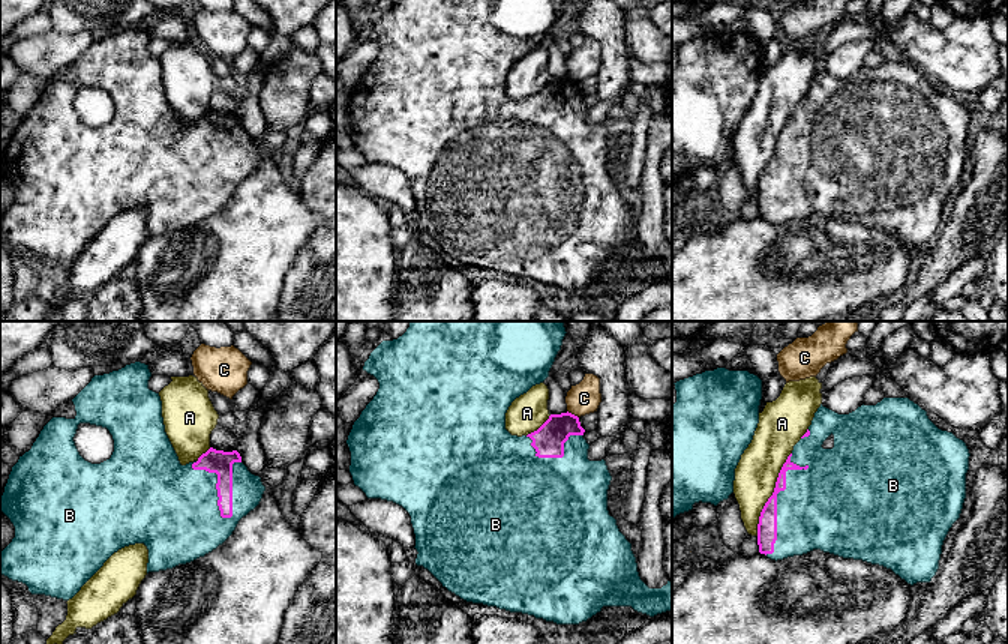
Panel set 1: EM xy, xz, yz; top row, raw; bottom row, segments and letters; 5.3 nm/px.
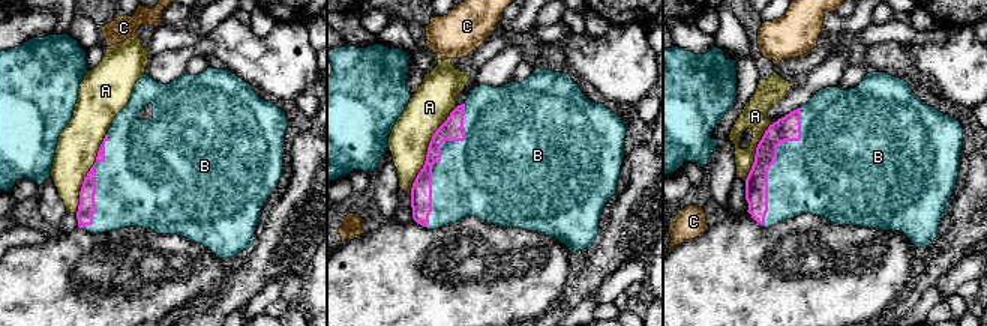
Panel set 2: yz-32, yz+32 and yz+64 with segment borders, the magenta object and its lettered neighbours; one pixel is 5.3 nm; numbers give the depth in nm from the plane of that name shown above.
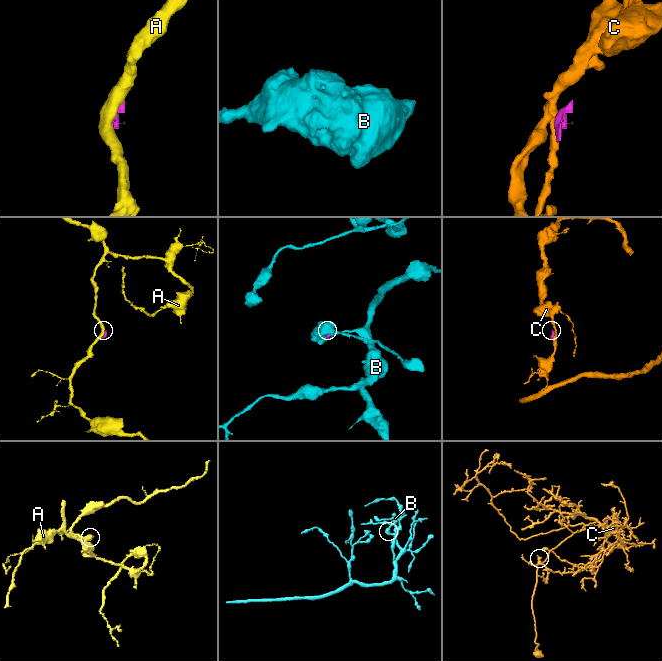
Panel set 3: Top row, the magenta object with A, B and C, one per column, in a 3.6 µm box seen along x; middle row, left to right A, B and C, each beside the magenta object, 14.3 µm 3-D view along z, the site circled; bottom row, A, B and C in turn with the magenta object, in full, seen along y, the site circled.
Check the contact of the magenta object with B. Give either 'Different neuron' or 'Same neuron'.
Same neuron

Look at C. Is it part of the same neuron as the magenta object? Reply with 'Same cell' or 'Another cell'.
Another cell

